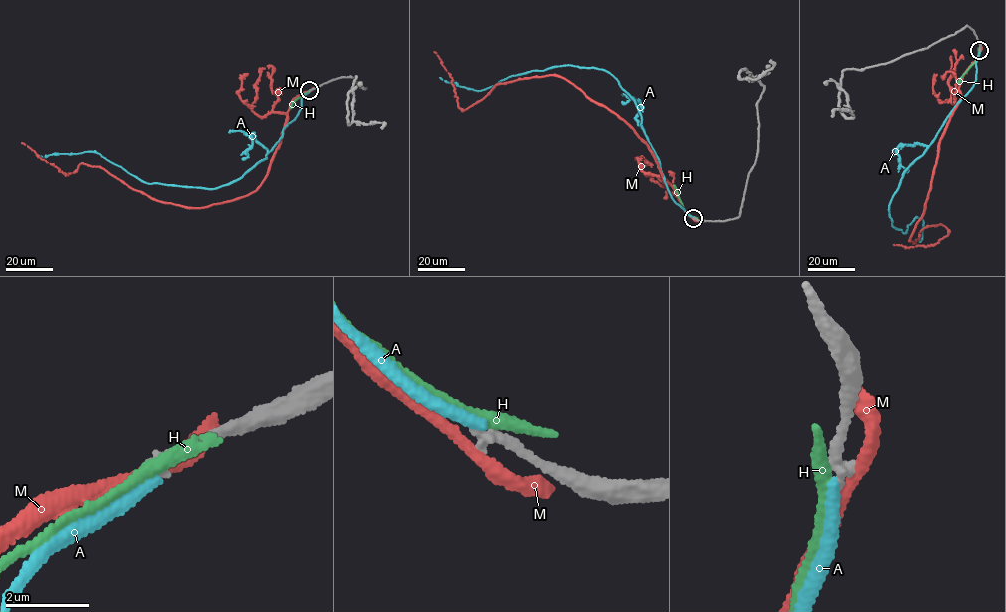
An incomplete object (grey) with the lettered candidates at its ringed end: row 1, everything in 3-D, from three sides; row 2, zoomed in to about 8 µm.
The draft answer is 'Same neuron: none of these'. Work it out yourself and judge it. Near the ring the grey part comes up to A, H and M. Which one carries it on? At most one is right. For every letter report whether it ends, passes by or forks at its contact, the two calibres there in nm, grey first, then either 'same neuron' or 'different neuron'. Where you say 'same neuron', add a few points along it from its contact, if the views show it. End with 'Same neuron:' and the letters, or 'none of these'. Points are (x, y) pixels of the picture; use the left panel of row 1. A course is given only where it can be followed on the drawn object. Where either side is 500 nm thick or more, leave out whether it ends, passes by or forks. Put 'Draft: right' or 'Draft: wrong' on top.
Draft: right
A: it ends; calibres 240 and 320 nm; different neuron
H: it passes by; calibres 280 and 320 nm; different neuron
M: it passes by; calibres 260 and 280 nm; different neuron
Same neuron: none of these

